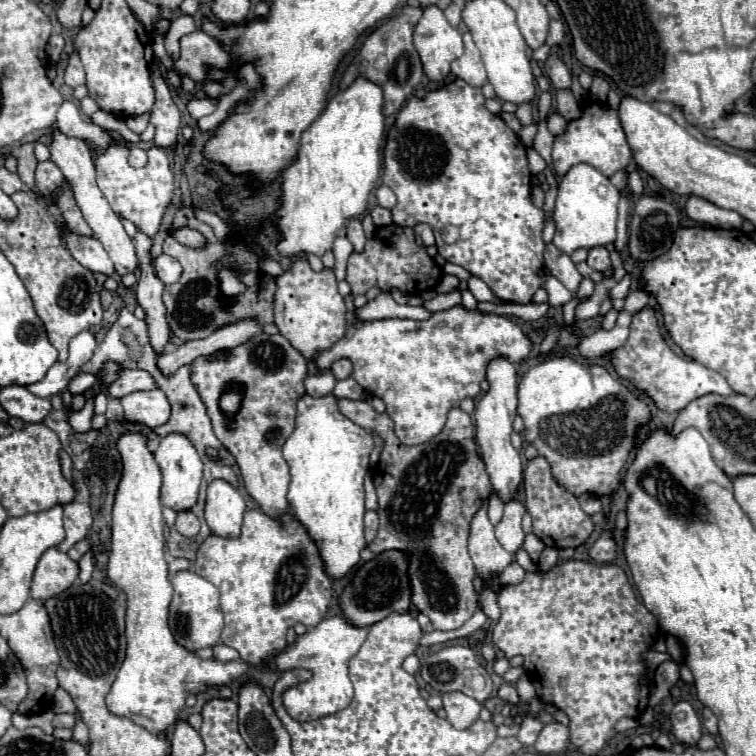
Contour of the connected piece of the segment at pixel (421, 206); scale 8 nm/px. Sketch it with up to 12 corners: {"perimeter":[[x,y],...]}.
{"perimeter":[[452,80],[398,112],[394,224],[496,298],[544,284],[526,146]]}

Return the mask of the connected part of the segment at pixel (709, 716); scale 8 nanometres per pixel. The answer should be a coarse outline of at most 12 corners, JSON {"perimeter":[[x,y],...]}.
{"perimeter":[[708,708],[702,710],[702,724],[708,734],[718,732],[718,720]]}

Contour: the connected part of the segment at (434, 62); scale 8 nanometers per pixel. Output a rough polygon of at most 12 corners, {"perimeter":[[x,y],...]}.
{"perimeter":[[426,6],[414,46],[426,76],[442,82],[462,34]]}

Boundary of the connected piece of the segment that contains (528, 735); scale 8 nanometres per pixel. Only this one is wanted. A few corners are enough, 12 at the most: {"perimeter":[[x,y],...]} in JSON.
{"perimeter":[[526,716],[518,730],[524,746],[534,744],[542,722]]}

